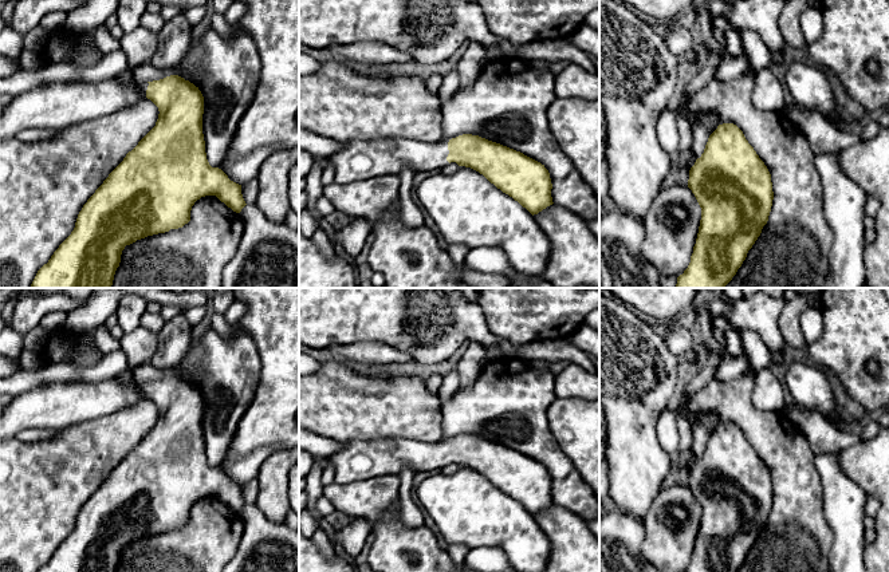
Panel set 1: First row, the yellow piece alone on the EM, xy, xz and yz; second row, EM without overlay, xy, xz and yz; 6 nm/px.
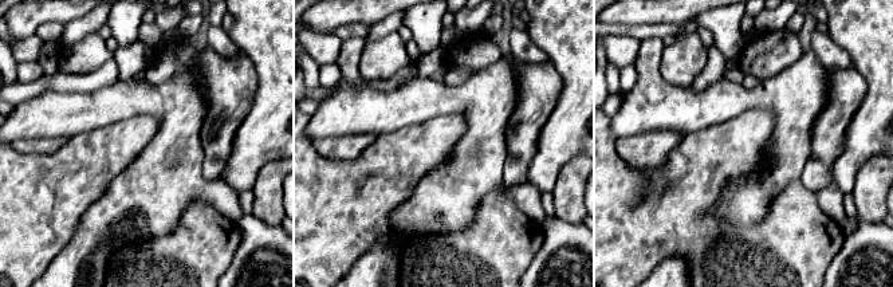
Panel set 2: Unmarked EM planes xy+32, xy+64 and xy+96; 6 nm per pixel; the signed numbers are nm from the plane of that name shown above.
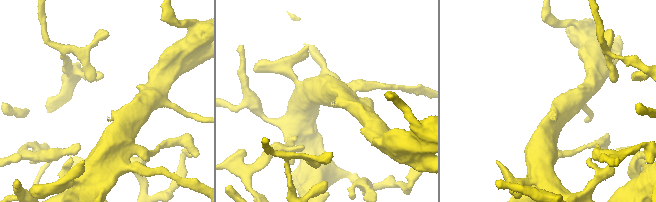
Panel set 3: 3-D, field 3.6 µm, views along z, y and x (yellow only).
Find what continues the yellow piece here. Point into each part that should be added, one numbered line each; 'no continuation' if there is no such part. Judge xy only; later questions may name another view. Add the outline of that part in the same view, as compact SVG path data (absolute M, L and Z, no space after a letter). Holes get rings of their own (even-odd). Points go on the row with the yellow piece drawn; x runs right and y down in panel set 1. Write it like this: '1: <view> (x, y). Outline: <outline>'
1: xy (54, 106). Outline: M133 76L133 84L126 86L117 78L99 83L50 83L20 94L3 107L0 114L0 139L11 139L25 129L60 130L83 122L113 114L123 107L146 98L147 82L138 82Z

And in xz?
1: xz (358, 158). Outline: M393 137L350 139L329 161L334 166L334 182L350 184L379 175L397 175L405 166L413 173L440 170L449 162L449 139L422 142Z

